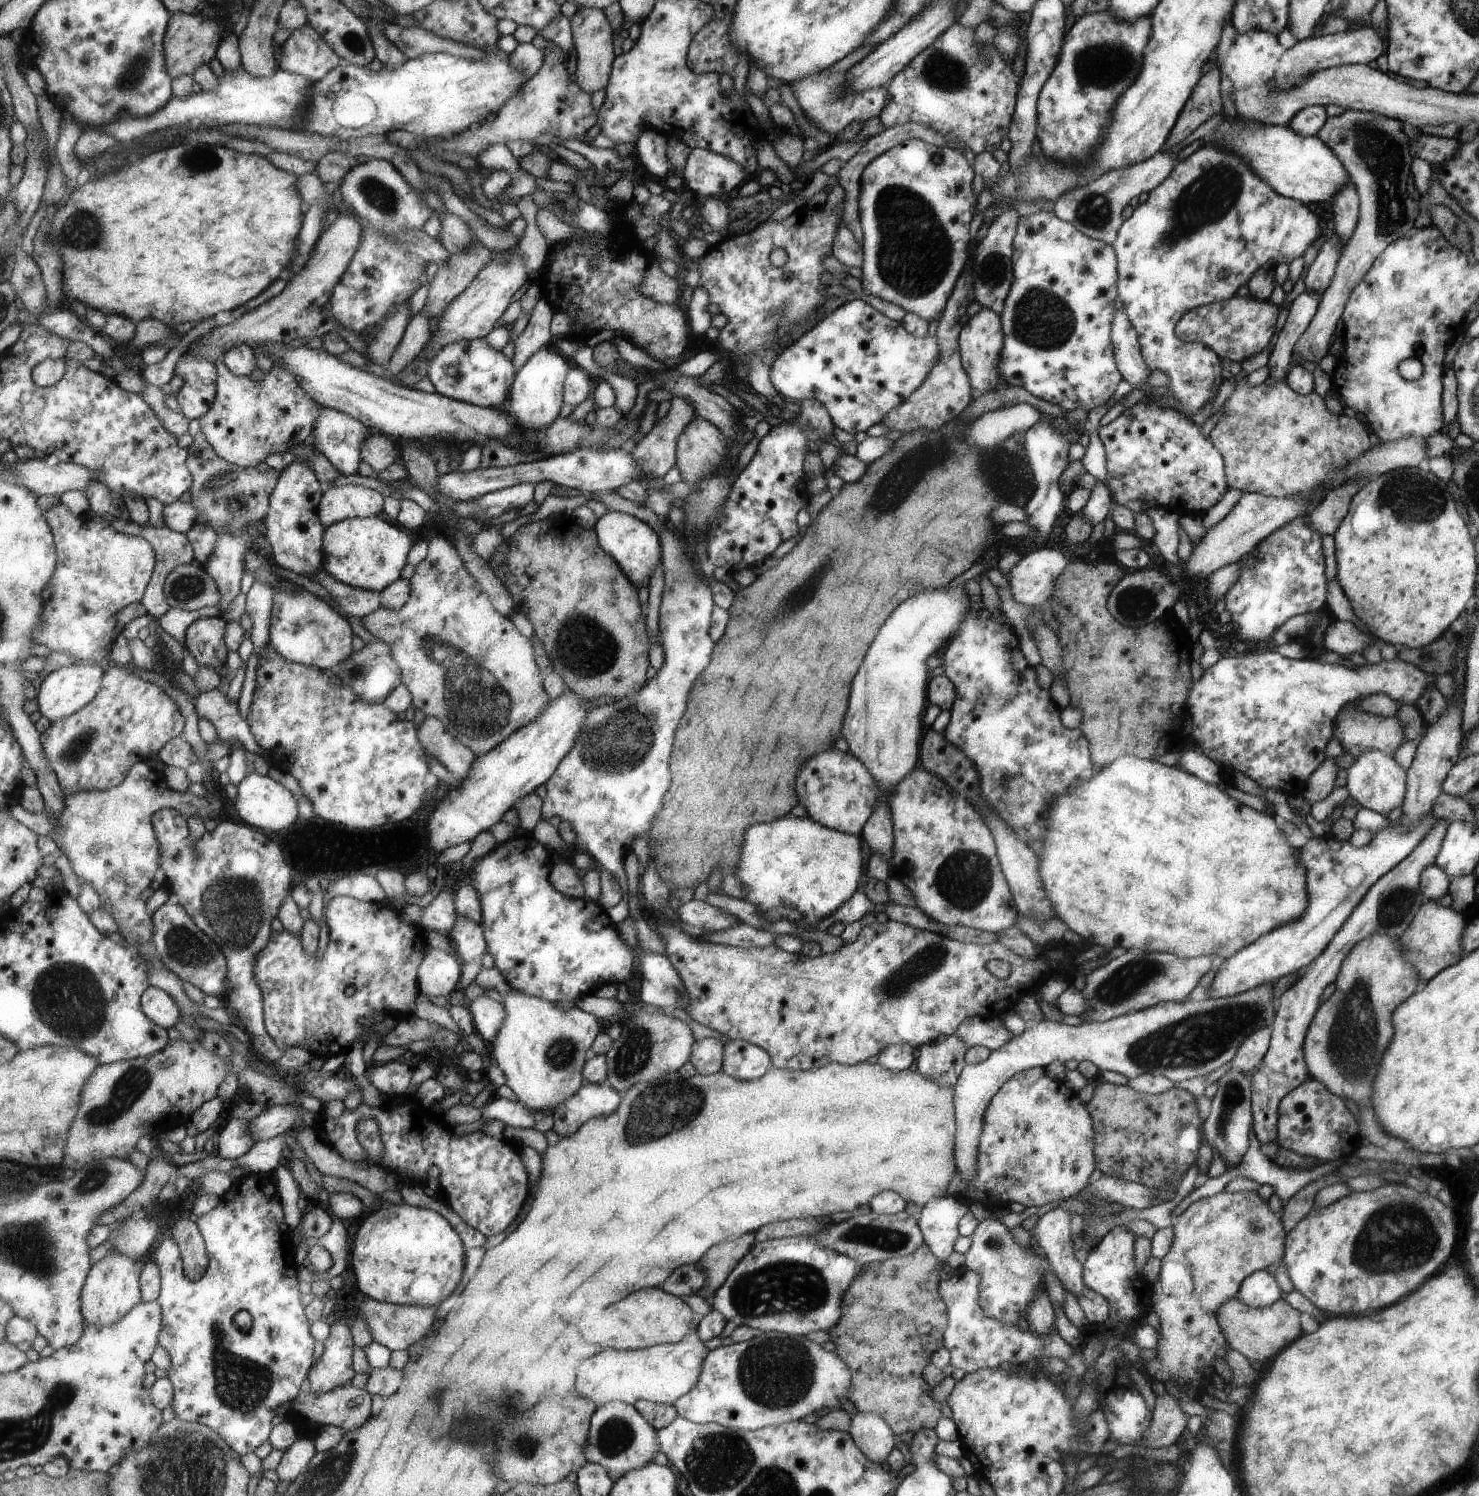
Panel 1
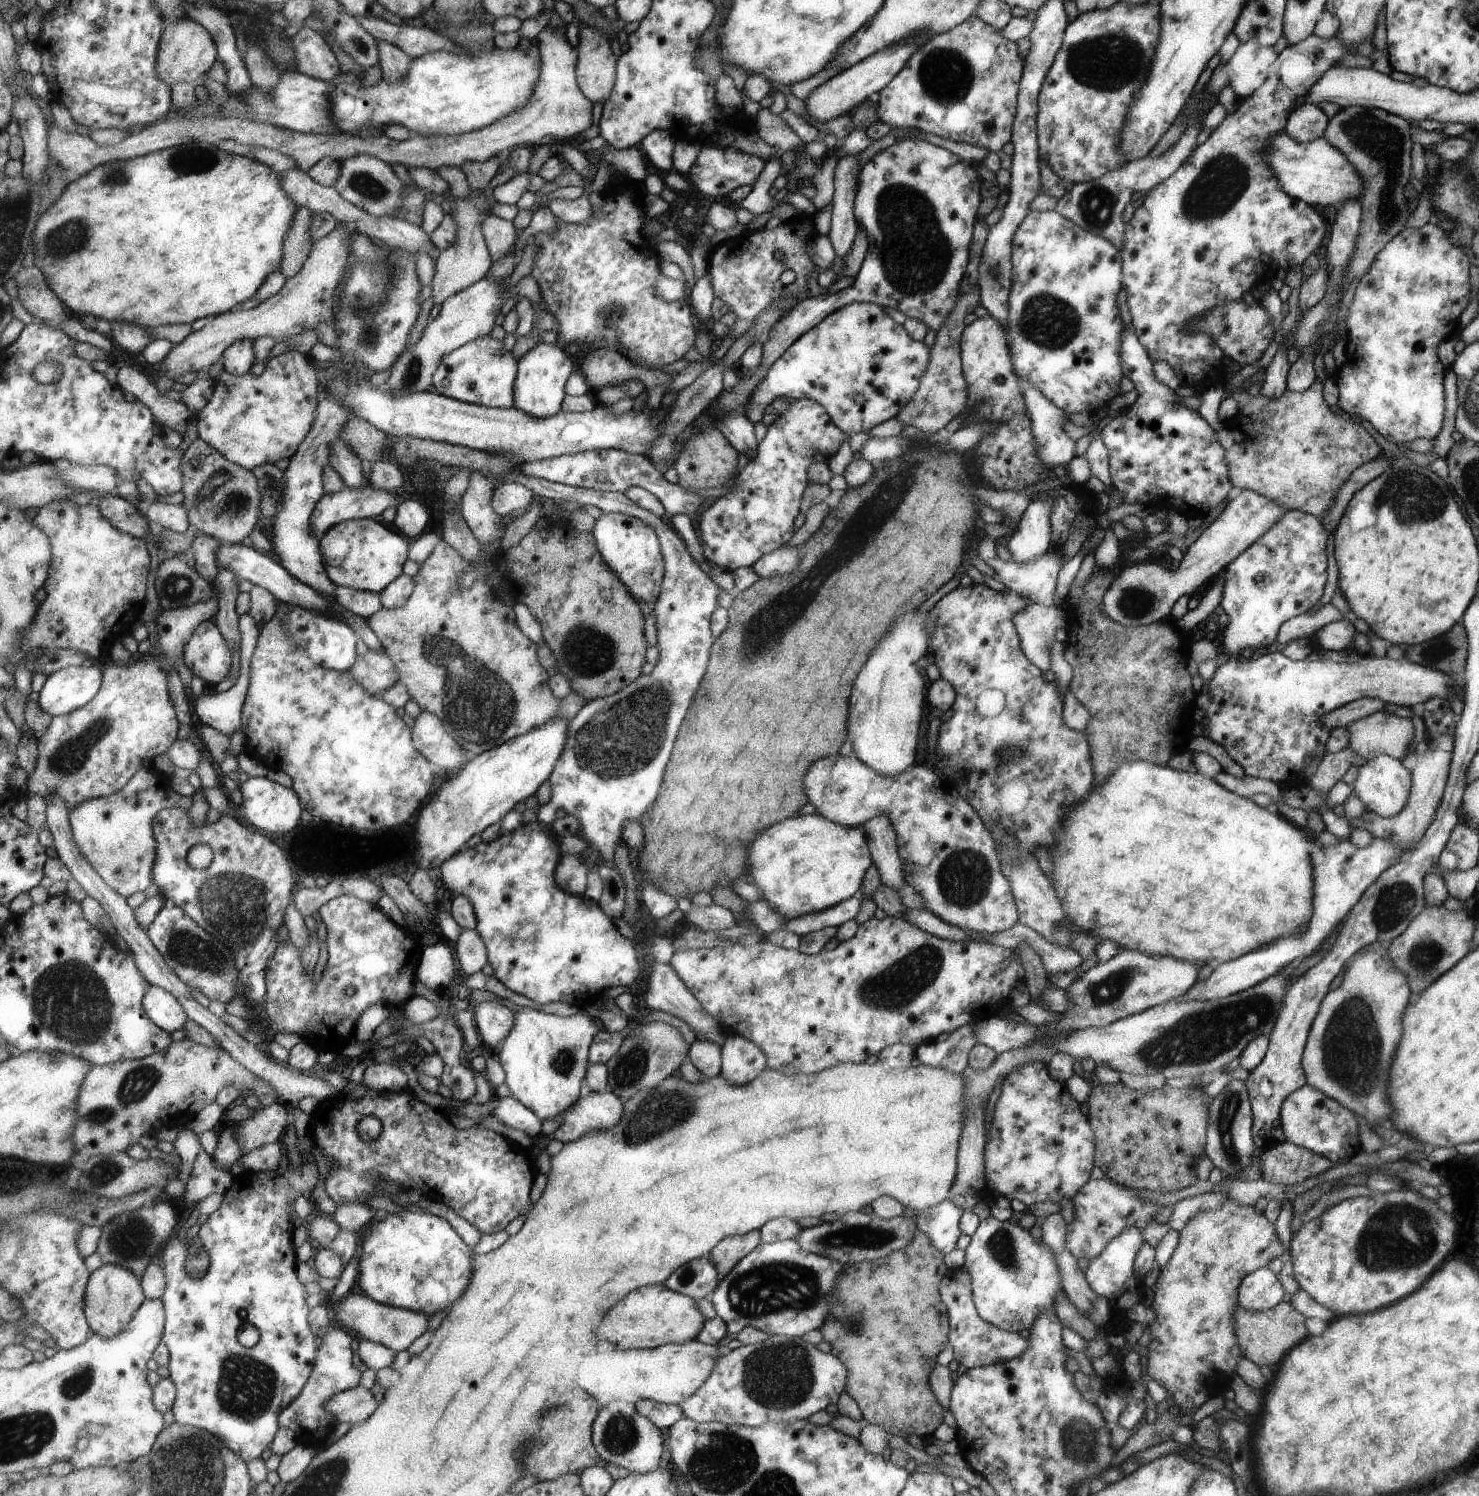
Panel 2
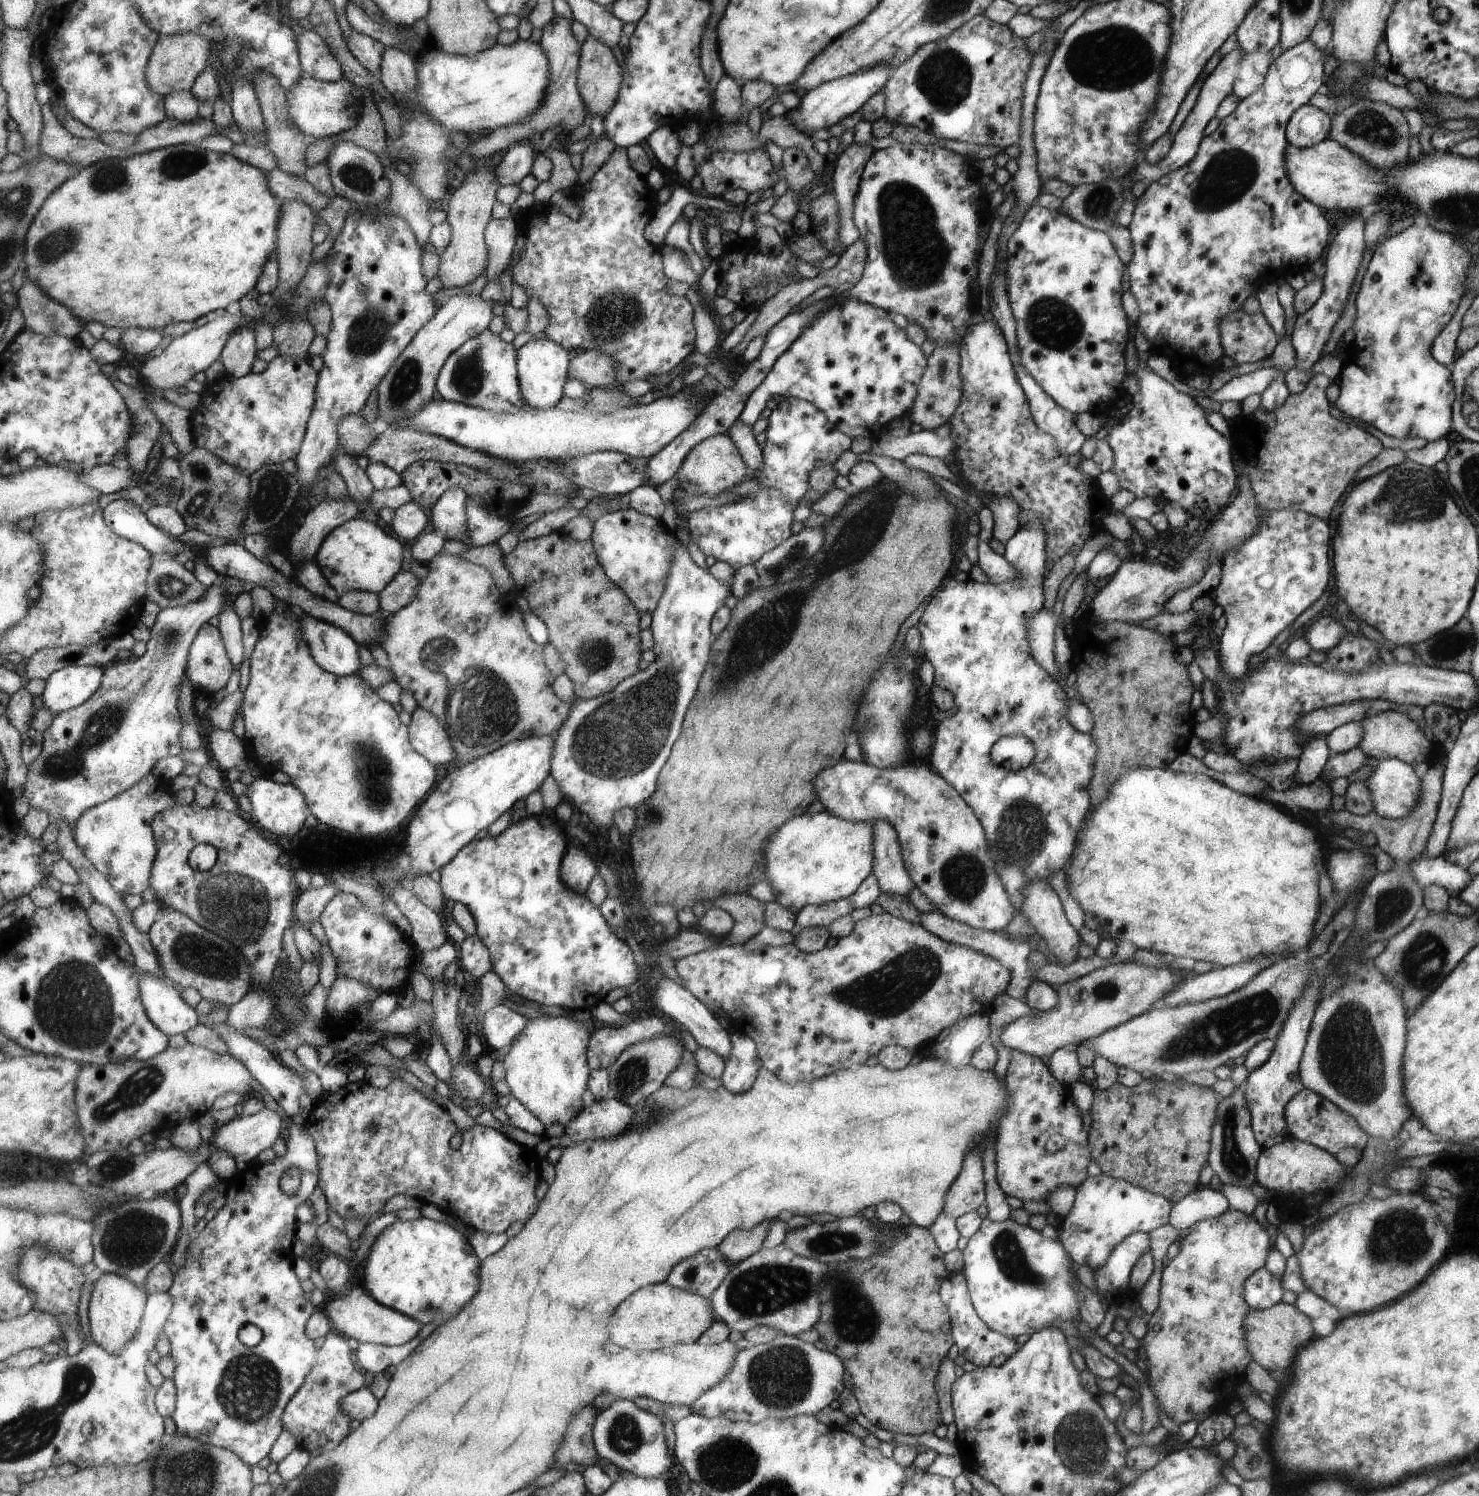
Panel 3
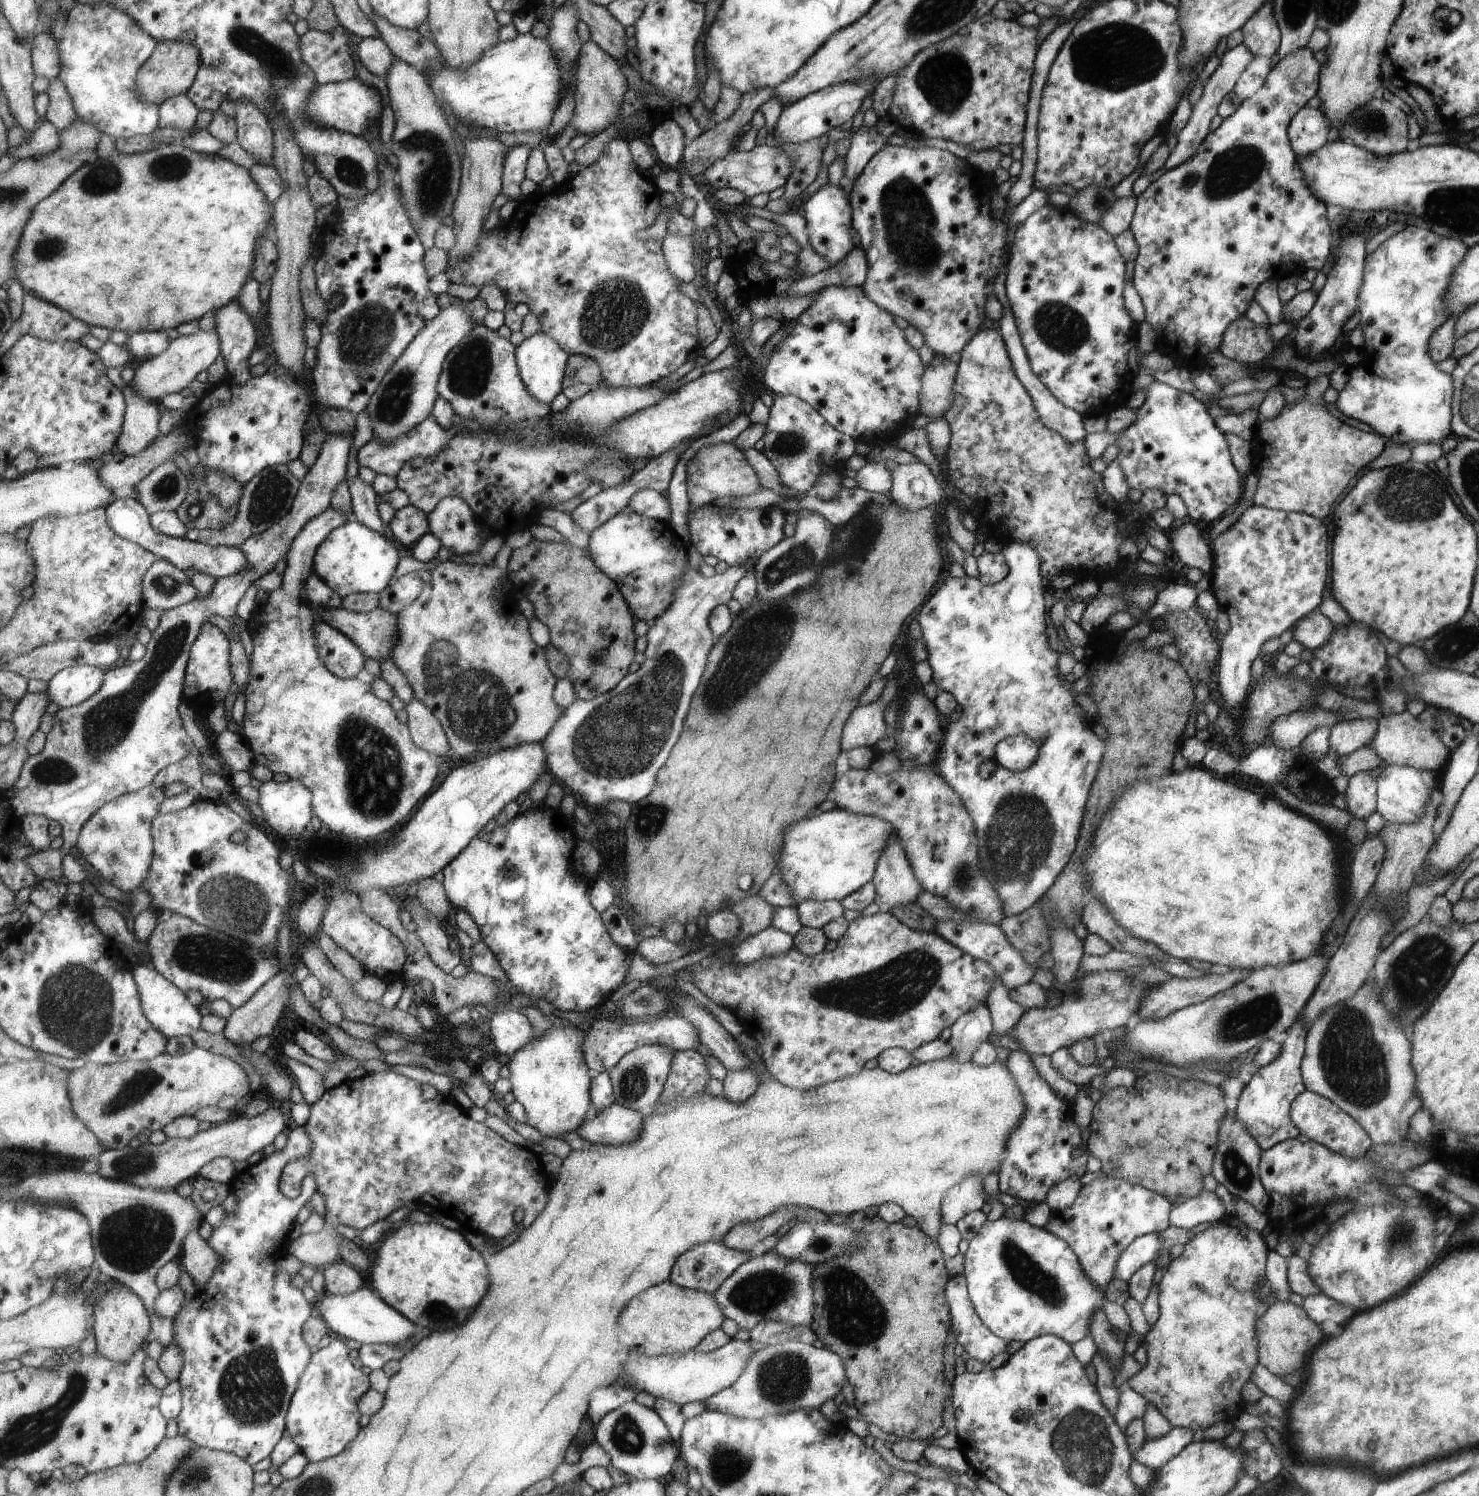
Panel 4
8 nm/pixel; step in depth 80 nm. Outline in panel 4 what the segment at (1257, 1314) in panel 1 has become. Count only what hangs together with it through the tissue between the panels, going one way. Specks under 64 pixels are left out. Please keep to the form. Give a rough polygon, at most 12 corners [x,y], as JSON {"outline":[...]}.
{"outline":[[1275,1300],[1256,1324],[1260,1366],[1283,1378],[1323,1332],[1303,1308]]}

